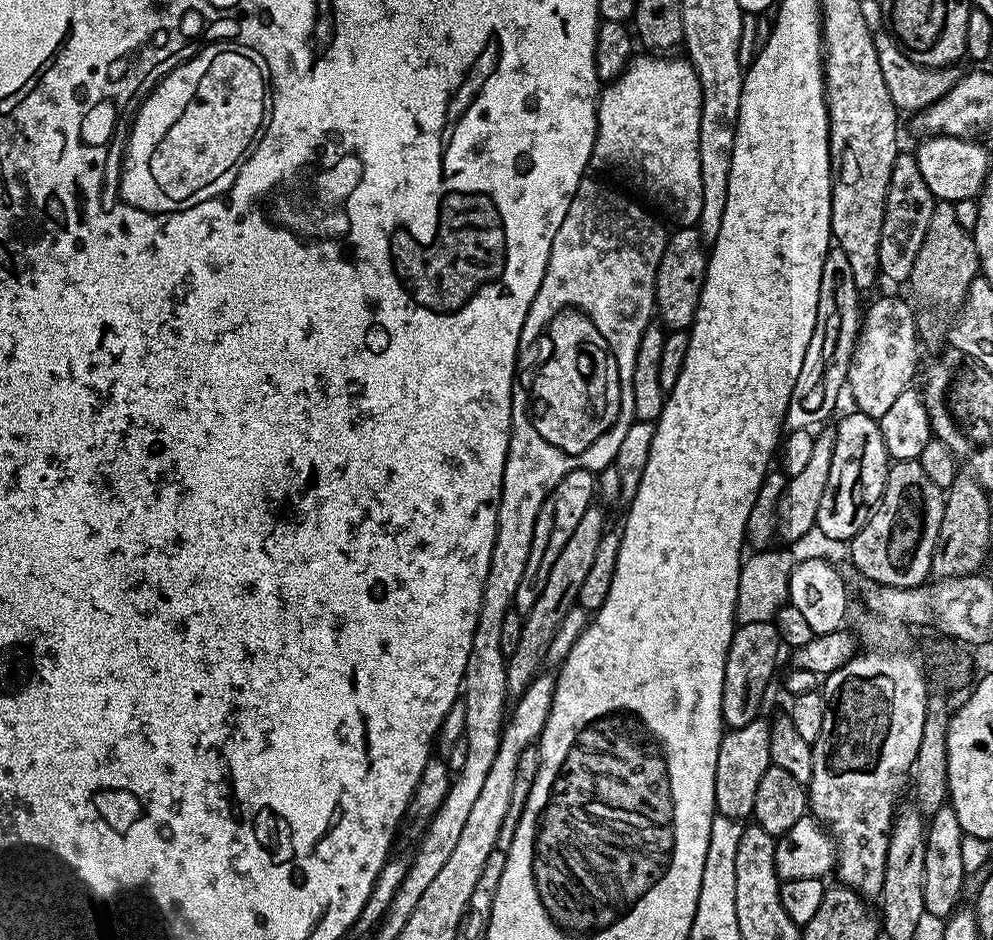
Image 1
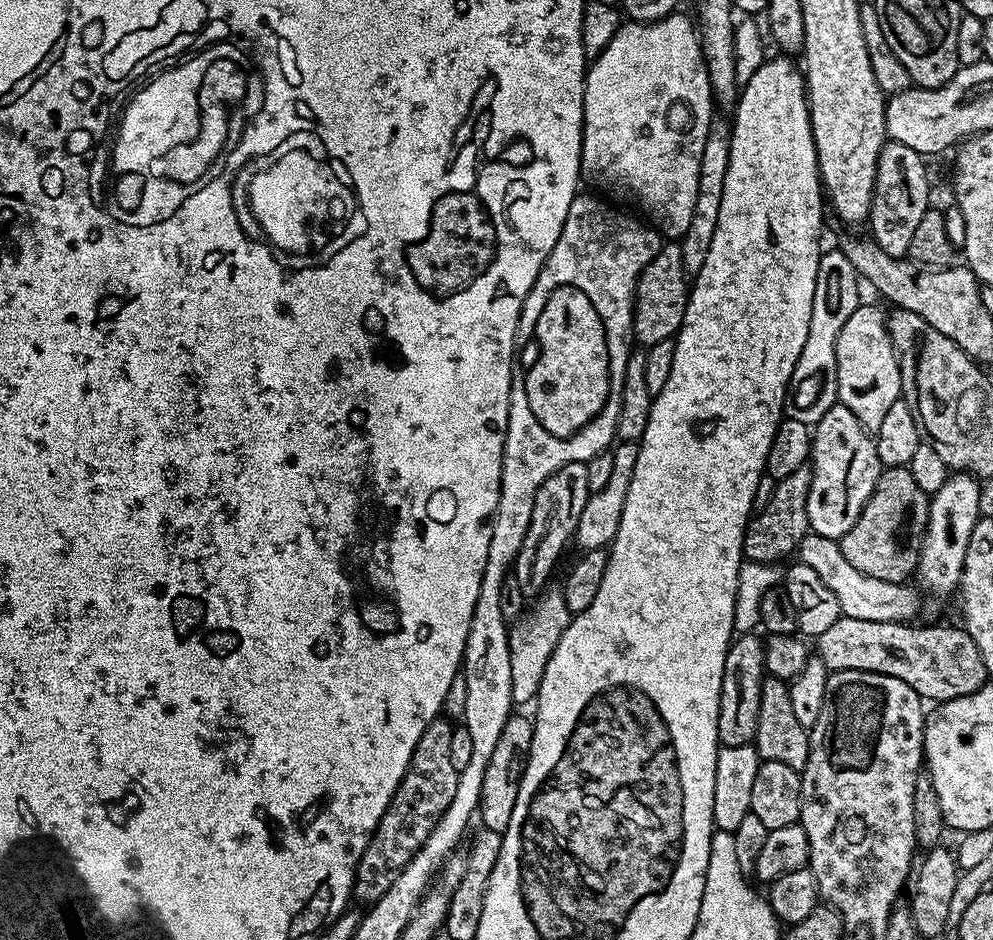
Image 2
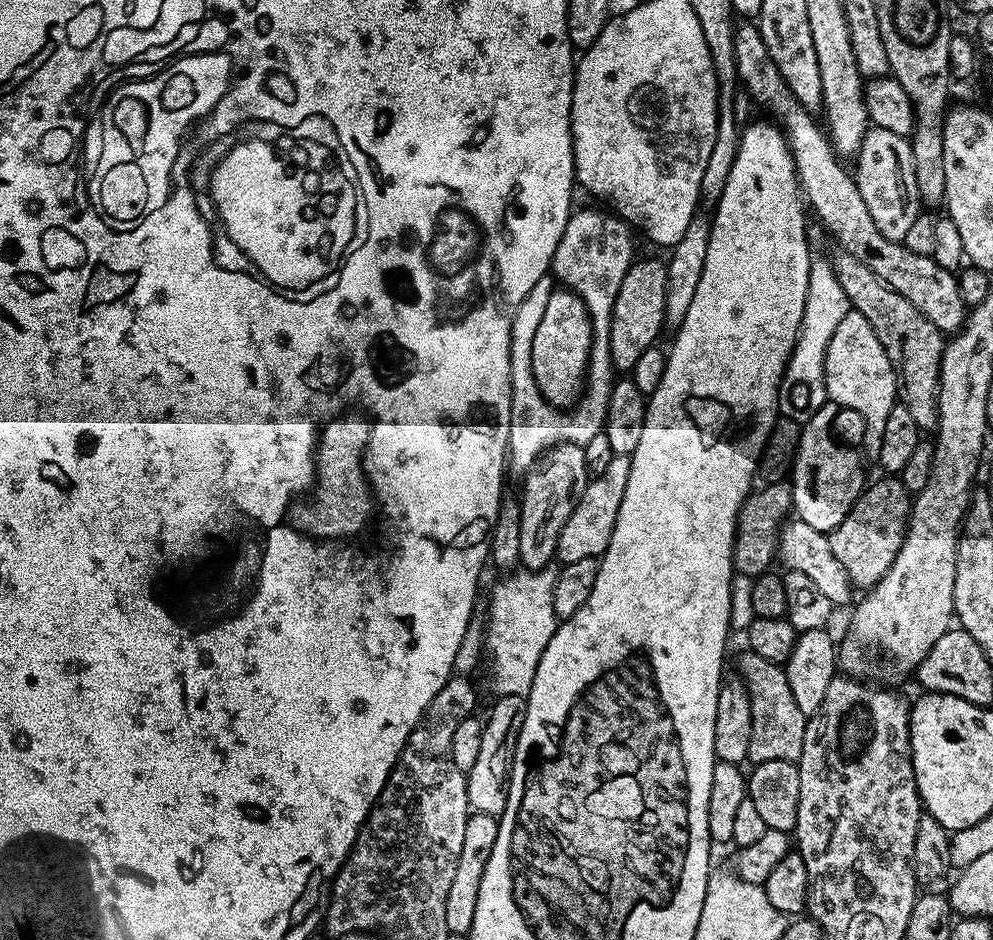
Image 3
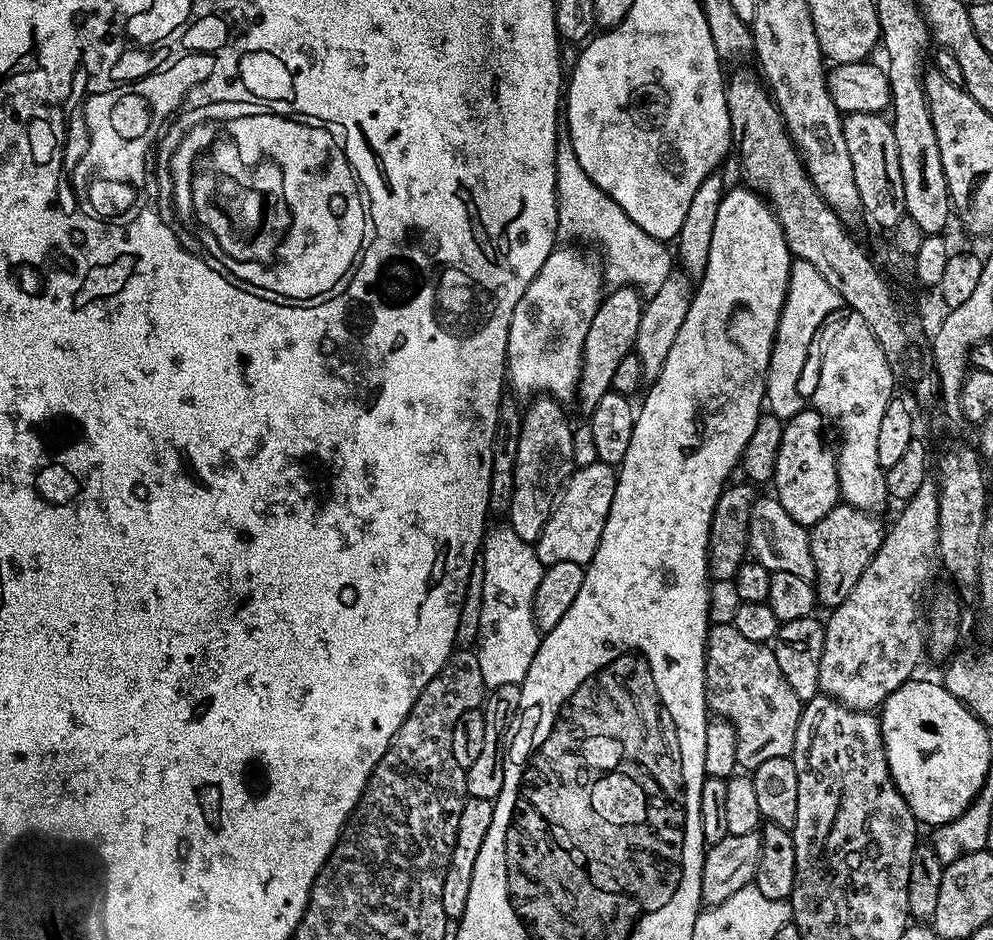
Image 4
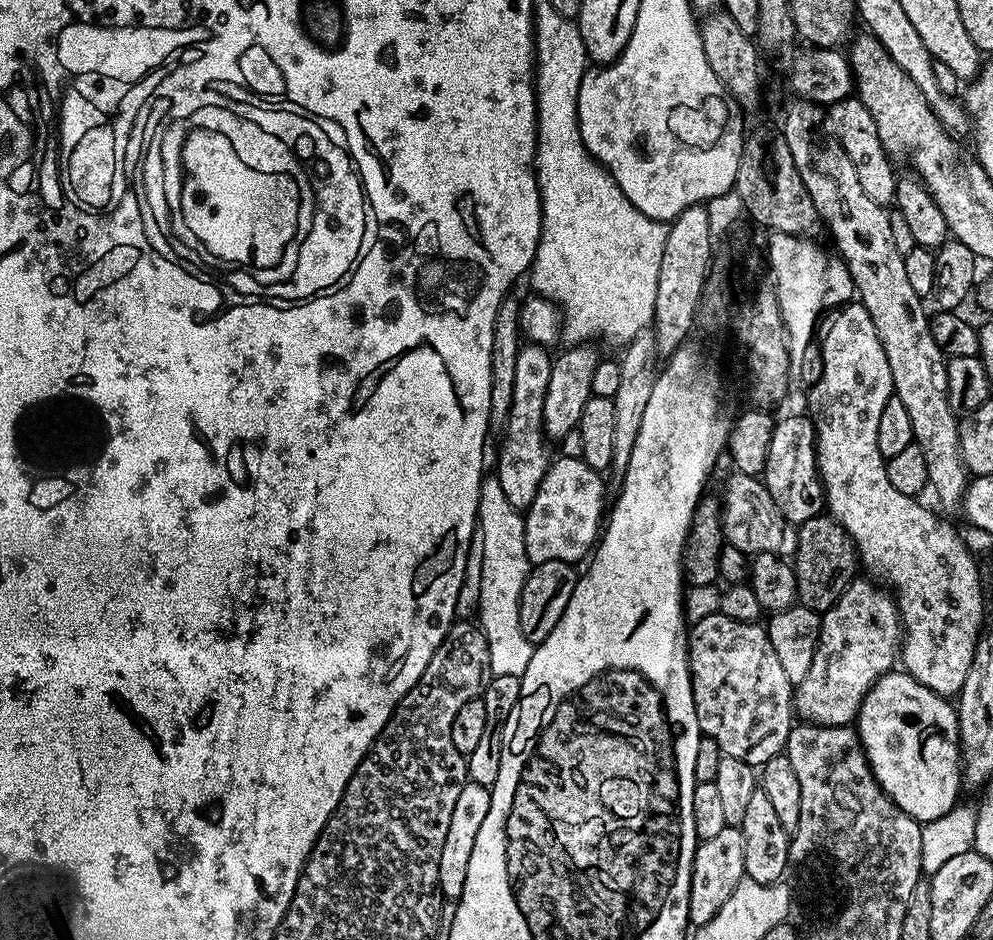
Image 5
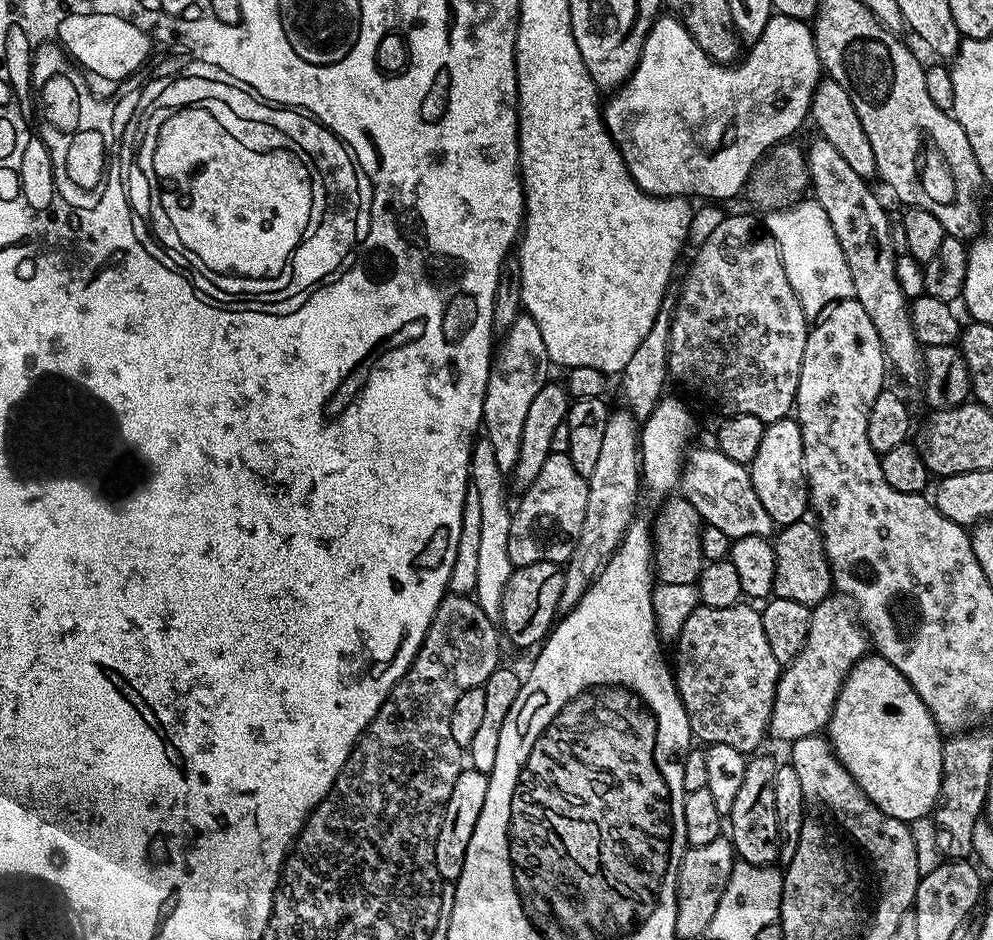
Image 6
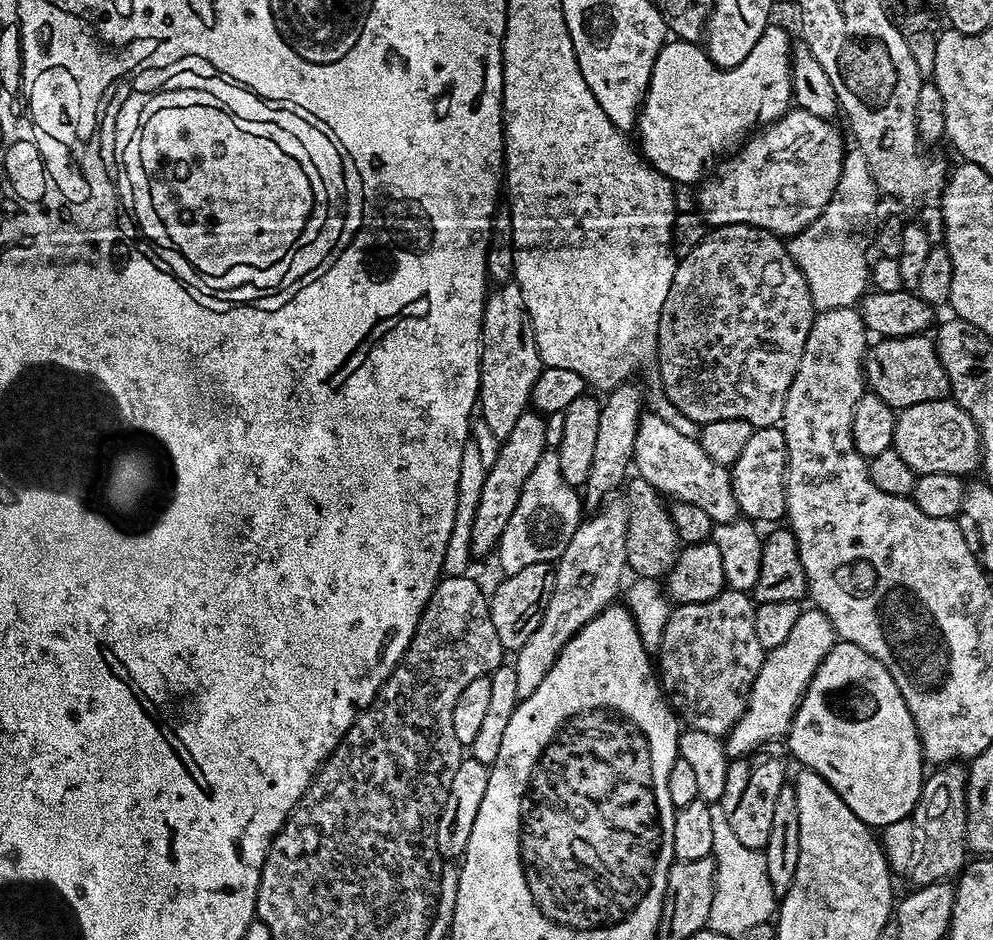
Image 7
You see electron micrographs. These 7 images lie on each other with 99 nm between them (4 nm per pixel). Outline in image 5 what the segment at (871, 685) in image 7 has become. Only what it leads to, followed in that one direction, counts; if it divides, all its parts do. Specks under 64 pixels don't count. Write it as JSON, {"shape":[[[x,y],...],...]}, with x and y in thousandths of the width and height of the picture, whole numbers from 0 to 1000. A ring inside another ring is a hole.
{"shape":[[[909,713],[893,715],[872,738],[866,749],[866,760],[860,767],[860,778],[866,784],[870,805],[878,816],[878,822],[886,838],[916,870],[934,874],[949,870],[962,860],[968,850],[969,818],[967,816],[967,778],[962,752],[944,736],[938,736]]]}

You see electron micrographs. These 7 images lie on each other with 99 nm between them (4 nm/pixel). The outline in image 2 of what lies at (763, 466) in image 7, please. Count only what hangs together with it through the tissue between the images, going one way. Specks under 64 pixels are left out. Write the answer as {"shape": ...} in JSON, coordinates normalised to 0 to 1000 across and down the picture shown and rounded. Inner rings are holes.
{"shape":[[[843,428],[840,432],[836,432],[836,436],[832,436],[832,440],[828,440],[826,447],[821,448],[816,497],[818,512],[812,530],[814,561],[819,567],[844,577],[852,568],[852,564],[856,564],[856,560],[864,555],[864,547],[868,547],[868,543],[873,538],[874,531],[878,529],[878,522],[888,501],[881,467],[874,456],[869,455],[864,449],[864,445],[860,445],[860,440],[852,431]]]}

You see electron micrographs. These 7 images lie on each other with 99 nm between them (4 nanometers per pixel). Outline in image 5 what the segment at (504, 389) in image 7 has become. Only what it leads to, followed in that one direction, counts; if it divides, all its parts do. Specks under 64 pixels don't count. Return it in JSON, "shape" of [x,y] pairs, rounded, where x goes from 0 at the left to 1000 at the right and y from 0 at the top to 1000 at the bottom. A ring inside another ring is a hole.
{"shape":[[[529,365],[522,377],[522,390],[518,397],[518,428],[514,432],[512,460],[504,470],[497,505],[506,515],[507,524],[515,538],[531,543],[542,526],[542,517],[552,503],[553,469],[548,462],[546,432],[550,429],[550,415],[554,412],[557,380],[547,366]]]}

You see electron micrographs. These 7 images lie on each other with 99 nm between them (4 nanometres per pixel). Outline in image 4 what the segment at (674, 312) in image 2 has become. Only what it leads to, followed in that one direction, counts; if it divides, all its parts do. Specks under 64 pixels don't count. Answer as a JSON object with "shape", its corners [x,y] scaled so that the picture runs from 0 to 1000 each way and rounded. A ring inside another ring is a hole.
{"shape":[[[623,304],[617,305],[615,310],[605,318],[602,330],[588,356],[588,369],[584,380],[584,407],[580,413],[578,424],[580,430],[584,429],[588,440],[596,439],[598,432],[602,432],[602,423],[606,423],[606,419],[615,414],[618,394],[622,394],[622,385],[626,385],[626,381],[630,381],[637,373],[642,345],[647,343],[650,320],[645,312],[639,306]]]}

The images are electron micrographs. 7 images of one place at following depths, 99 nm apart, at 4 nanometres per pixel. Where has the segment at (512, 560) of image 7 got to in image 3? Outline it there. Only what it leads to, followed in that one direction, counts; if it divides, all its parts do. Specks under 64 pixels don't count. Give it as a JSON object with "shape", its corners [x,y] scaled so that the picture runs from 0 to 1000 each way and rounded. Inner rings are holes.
{"shape":[[[616,485],[605,506],[597,505],[588,523],[584,527],[576,546],[572,549],[570,560],[566,560],[566,568],[562,568],[562,581],[559,595],[565,601],[600,596],[607,591],[618,564],[618,555],[622,551],[622,543],[626,538],[626,526],[630,526],[630,513],[634,509],[635,488],[630,485]]]}

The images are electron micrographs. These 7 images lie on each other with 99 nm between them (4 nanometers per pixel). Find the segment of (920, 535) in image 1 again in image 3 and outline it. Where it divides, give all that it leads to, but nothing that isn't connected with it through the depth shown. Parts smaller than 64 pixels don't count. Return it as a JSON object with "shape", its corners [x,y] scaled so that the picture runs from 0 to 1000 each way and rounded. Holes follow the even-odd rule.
{"shape":[[[887,505],[887,511],[877,512],[873,530],[862,532],[852,547],[852,551],[842,563],[833,567],[835,583],[840,594],[848,600],[854,609],[854,615],[859,622],[877,623],[884,620],[896,604],[904,585],[908,581],[911,568],[914,567],[914,549],[918,546],[918,532],[912,530],[912,520],[901,505]]]}

